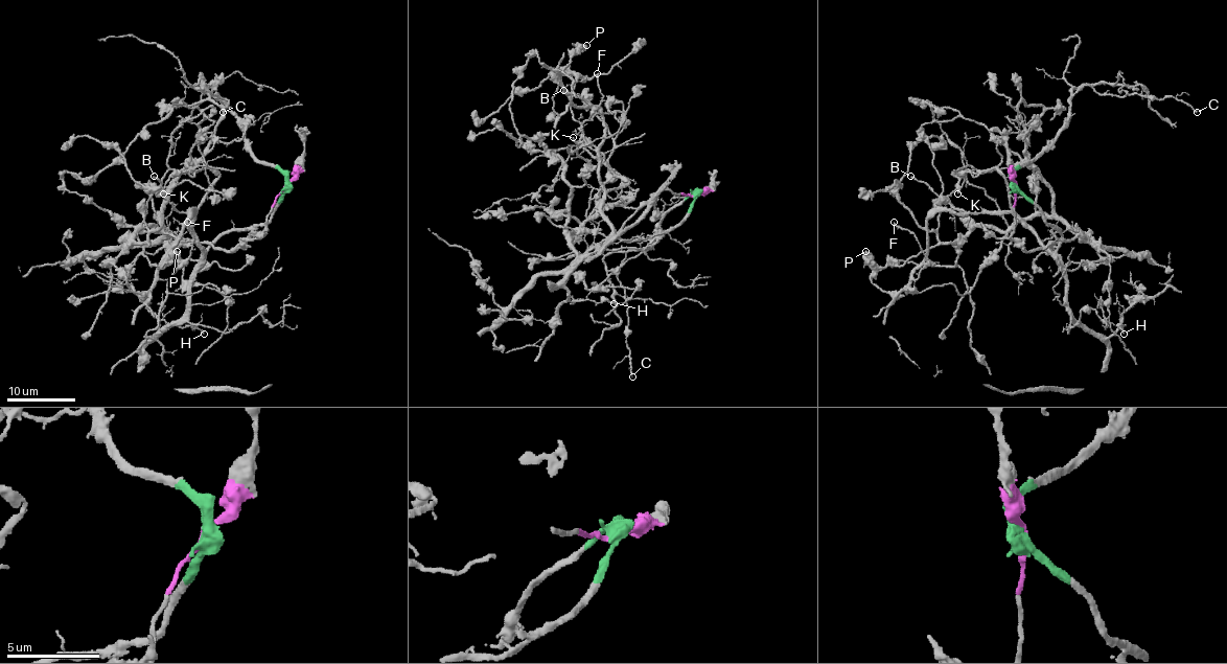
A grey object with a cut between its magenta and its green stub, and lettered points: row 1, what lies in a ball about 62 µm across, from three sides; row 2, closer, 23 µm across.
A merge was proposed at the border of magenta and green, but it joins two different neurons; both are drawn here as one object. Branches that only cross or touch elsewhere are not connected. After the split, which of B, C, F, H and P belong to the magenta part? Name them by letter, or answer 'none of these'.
P

